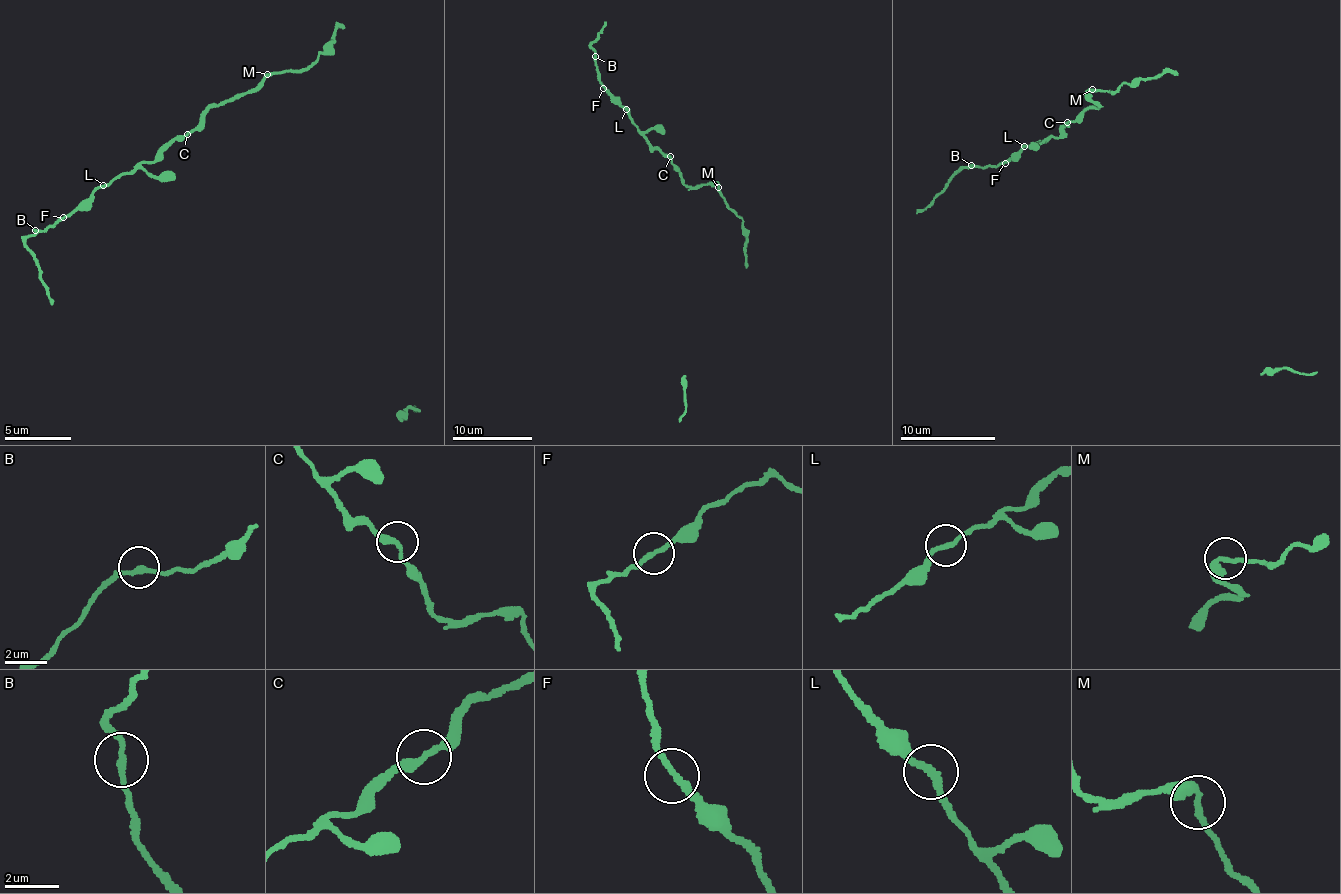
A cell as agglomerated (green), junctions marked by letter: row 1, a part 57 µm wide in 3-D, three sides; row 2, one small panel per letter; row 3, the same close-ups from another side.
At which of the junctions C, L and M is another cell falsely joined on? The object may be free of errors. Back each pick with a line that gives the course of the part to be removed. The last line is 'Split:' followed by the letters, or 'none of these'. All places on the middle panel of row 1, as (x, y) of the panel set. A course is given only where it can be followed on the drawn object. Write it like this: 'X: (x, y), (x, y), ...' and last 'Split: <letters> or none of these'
Split: none of these

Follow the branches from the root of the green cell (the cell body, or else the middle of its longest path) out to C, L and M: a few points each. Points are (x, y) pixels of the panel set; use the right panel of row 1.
C: (1131, 83), (1123, 82), (1112, 92), (1093, 90), (1090, 97), (1097, 106), (1085, 107), (1073, 120), (1067, 122)
L: (1131, 83), (1123, 82), (1112, 92), (1093, 90), (1091, 99), (1098, 104), (1069, 120), (1057, 138), (1023, 145)
M: (1131, 83), (1123, 82), (1112, 92), (1092, 89)

